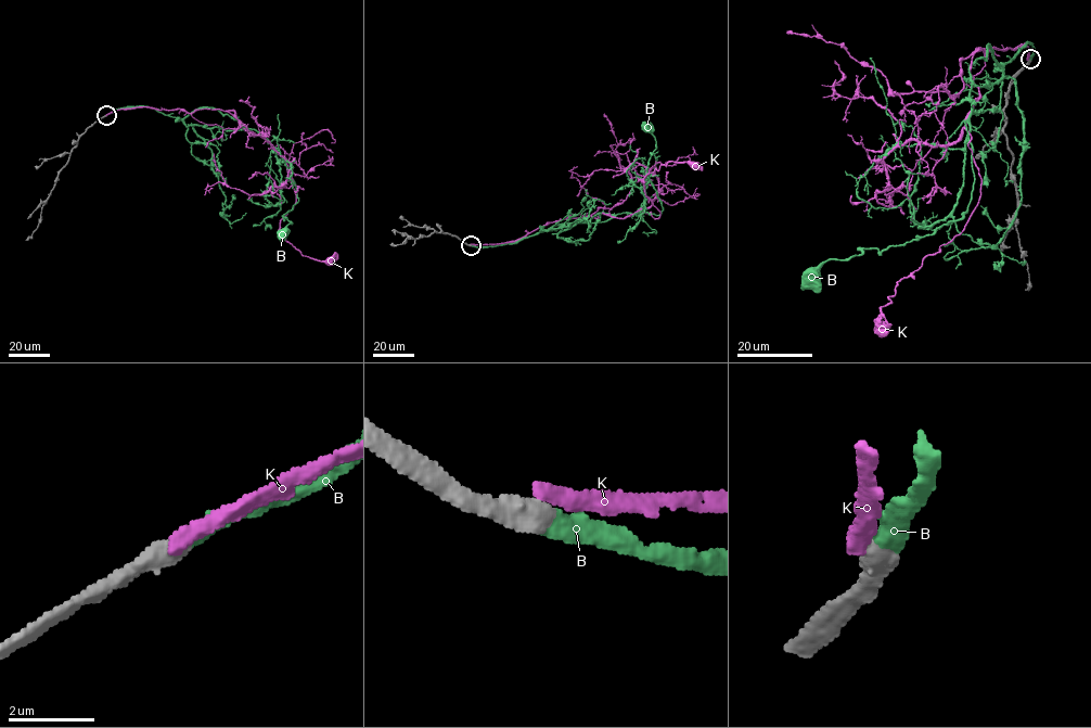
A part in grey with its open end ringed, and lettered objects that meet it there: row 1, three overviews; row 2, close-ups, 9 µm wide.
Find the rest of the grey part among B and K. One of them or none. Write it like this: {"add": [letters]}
{"add": ["B"]}

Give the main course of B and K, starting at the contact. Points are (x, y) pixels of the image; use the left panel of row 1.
B: (106, 115), (149, 106), (184, 118), (214, 107), (260, 133), (296, 187), (282, 235)
K: (106, 115), (136, 107), (233, 110), (239, 124), (286, 162), (296, 202), (279, 232), (305, 256), (329, 260)

